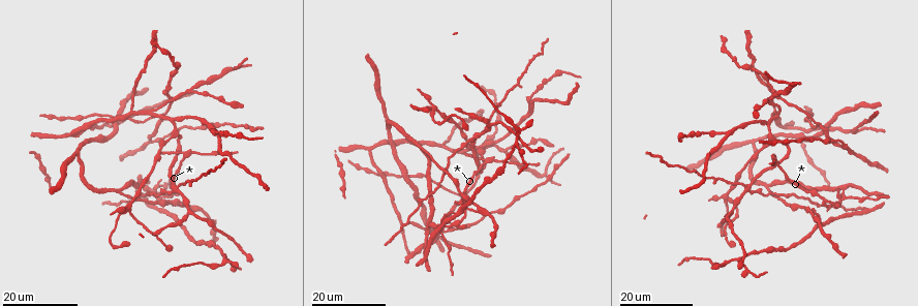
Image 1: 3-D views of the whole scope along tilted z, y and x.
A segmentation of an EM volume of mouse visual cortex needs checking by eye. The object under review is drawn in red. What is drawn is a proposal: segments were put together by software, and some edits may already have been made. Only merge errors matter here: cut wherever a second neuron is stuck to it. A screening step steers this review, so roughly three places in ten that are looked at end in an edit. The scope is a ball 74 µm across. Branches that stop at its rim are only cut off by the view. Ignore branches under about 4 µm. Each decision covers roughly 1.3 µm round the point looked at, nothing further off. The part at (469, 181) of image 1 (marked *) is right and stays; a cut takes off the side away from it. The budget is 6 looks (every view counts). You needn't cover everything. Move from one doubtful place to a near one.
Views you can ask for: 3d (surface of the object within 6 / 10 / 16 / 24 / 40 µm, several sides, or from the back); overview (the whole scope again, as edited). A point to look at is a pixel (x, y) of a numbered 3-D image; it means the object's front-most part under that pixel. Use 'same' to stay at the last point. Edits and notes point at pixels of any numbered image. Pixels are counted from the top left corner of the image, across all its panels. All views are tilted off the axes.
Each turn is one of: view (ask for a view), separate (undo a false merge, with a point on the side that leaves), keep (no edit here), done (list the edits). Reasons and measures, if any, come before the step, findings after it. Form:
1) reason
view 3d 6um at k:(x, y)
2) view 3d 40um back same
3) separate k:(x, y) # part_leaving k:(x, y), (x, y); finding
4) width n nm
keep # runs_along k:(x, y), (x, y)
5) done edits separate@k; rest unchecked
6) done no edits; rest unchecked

view 3d 24um at 1:(722, 196)

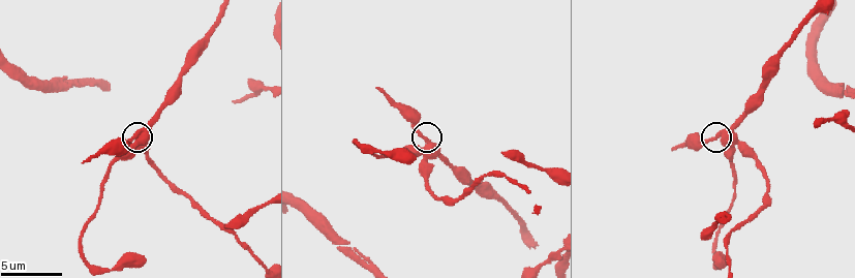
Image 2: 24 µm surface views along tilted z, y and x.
closer look
view 3d 6um at 2:(137, 134)

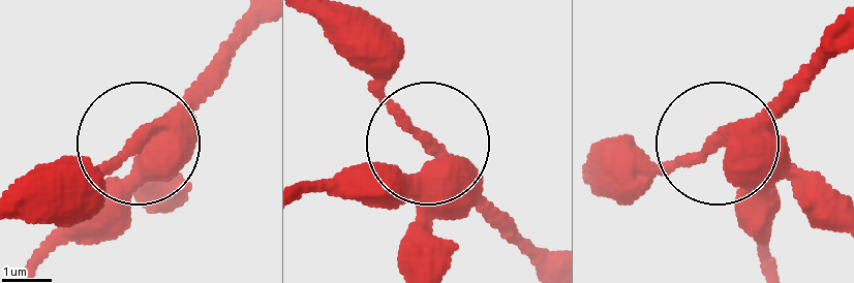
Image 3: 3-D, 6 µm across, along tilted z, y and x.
keep # one neuron here

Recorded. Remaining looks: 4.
branch point
view 3d 16um at 1:(747, 189)

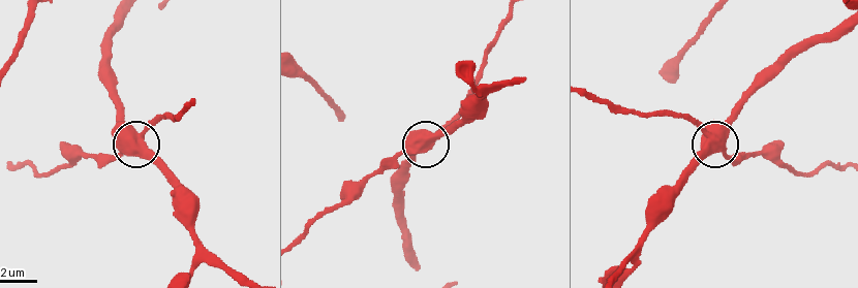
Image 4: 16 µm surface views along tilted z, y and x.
view 3d 10um at 4:(709, 140)

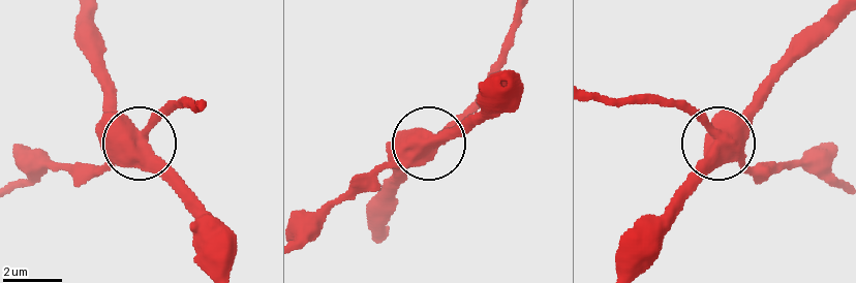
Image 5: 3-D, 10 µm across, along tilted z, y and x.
separate 5:(152, 120) # part_leaving 5:(733, 148), (748, 166), (795, 163), (842, 183); two neurons meet here

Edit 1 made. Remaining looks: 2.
done edits separate@5; rest unchecked

